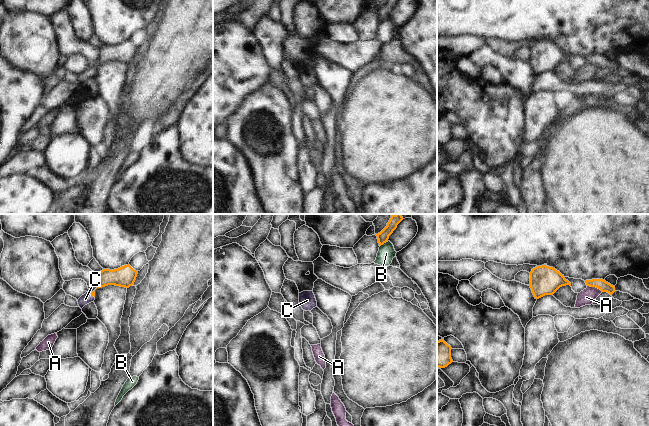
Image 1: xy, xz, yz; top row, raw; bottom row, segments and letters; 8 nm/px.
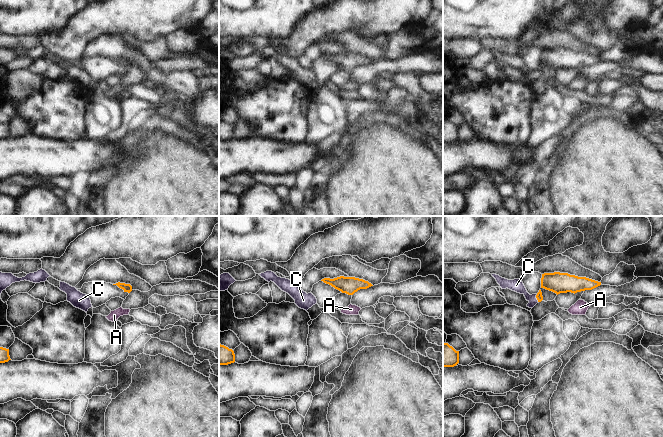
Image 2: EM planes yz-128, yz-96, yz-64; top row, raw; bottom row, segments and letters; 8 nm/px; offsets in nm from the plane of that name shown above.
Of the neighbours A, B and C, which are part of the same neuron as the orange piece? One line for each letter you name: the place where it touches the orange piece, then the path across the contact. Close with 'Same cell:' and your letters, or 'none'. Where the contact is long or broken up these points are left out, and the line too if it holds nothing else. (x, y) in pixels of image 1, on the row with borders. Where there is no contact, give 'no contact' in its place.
C: contact xy (92, 295); way xy (93, 293), (92, 295), (85, 299)
Same cell: C

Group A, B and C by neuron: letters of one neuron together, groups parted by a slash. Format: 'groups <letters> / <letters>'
groups A / B / C

